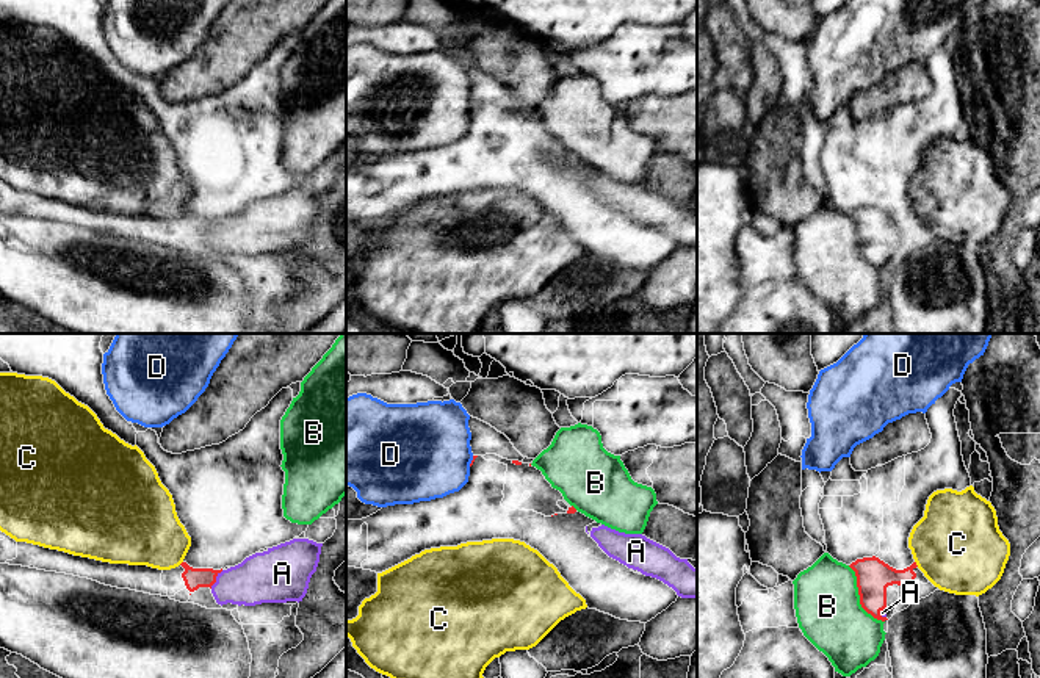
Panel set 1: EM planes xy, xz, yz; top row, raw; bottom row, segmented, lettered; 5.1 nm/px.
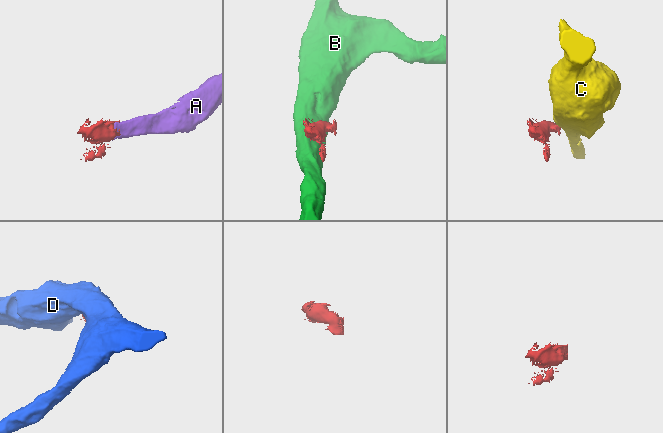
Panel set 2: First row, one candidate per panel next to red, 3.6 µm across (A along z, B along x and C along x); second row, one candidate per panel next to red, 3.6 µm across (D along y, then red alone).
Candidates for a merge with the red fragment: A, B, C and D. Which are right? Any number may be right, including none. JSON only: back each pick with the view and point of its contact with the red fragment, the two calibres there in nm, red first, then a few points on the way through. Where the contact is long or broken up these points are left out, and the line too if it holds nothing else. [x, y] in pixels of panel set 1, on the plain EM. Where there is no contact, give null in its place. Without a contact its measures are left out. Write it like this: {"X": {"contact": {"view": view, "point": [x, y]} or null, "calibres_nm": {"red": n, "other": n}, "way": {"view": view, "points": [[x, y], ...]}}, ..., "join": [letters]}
{"A": {"contact": {"view": "xy", "point": [215, 229]}, "calibres_nm": {"red": 110, "other": 260}}, "join": ["A"]}

